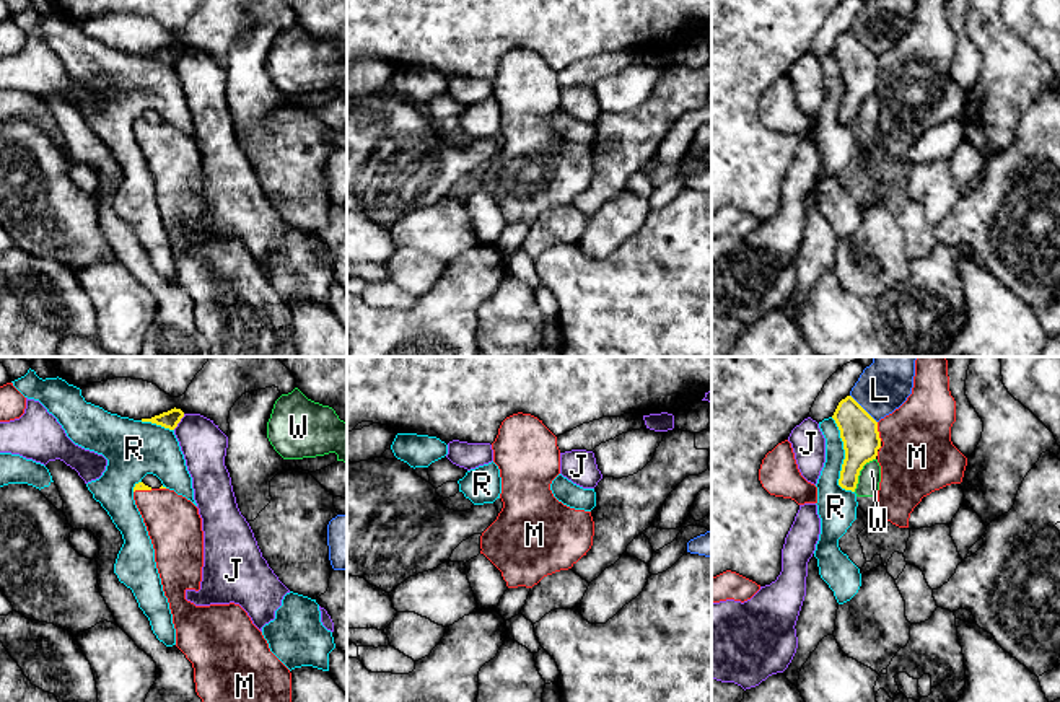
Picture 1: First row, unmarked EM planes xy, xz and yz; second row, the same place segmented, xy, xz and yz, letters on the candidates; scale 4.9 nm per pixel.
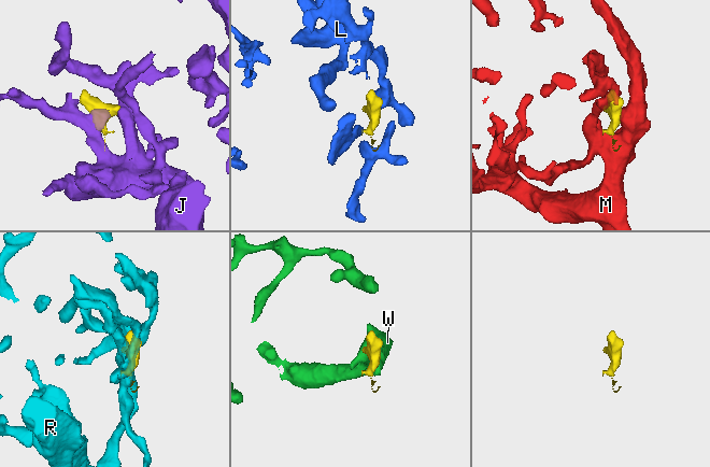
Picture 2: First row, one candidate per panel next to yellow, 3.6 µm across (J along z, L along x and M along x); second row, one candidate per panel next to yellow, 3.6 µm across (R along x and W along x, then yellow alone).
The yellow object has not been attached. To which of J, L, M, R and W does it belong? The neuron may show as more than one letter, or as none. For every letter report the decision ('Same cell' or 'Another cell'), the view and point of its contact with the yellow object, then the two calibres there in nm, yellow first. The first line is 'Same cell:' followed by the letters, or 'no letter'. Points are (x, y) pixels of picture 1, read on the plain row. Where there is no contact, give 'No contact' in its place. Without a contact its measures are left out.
Same cell: M
J: Another cell. Touches yellow at xy (179, 56). Thickness 90 nm (yellow) against 220 nm
L: Another cell. Touches yellow at yz (863, 44). Thickness 190 nm (yellow) against 240 nm
M: Same cell. Touches yellow at yz (878, 67). Thickness 190 nm (yellow) against 360 nm
R: Another cell. Touches yellow at yz (845, 93). Thickness 190 nm (yellow) against 190 nm
W: Another cell. Touches yellow at yz (858, 108). Thickness 190 nm (yellow) against 110 nm

